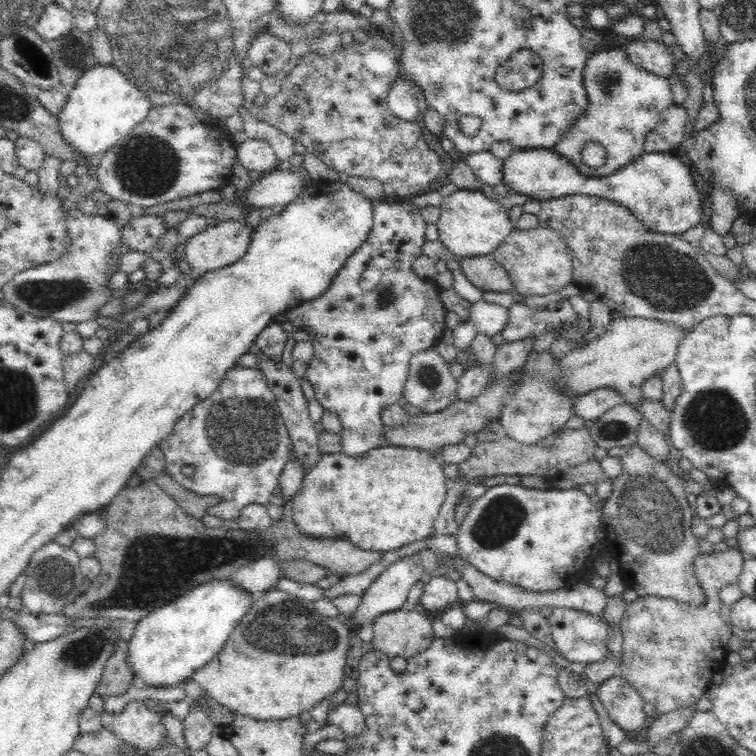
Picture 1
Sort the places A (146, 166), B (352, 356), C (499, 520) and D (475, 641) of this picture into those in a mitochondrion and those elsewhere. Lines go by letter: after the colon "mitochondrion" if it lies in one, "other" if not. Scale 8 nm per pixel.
A: mitochondrion
B: other
C: mitochondrion
D: other

